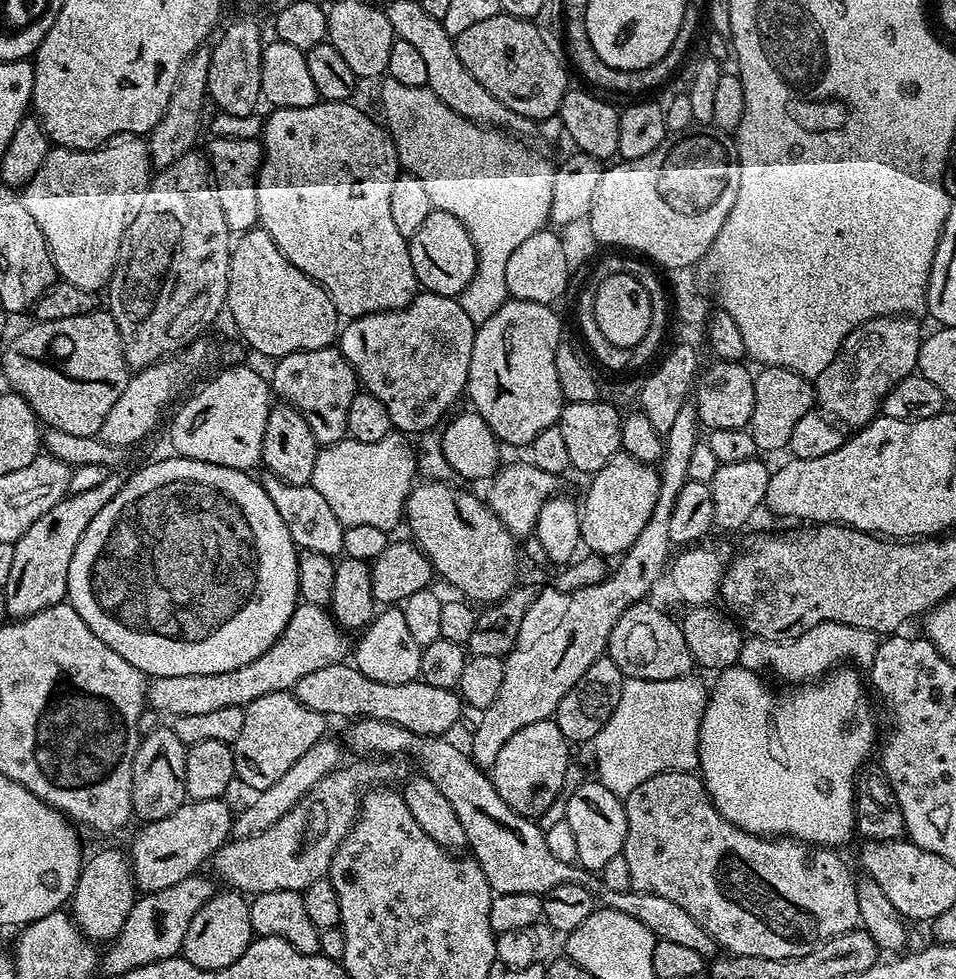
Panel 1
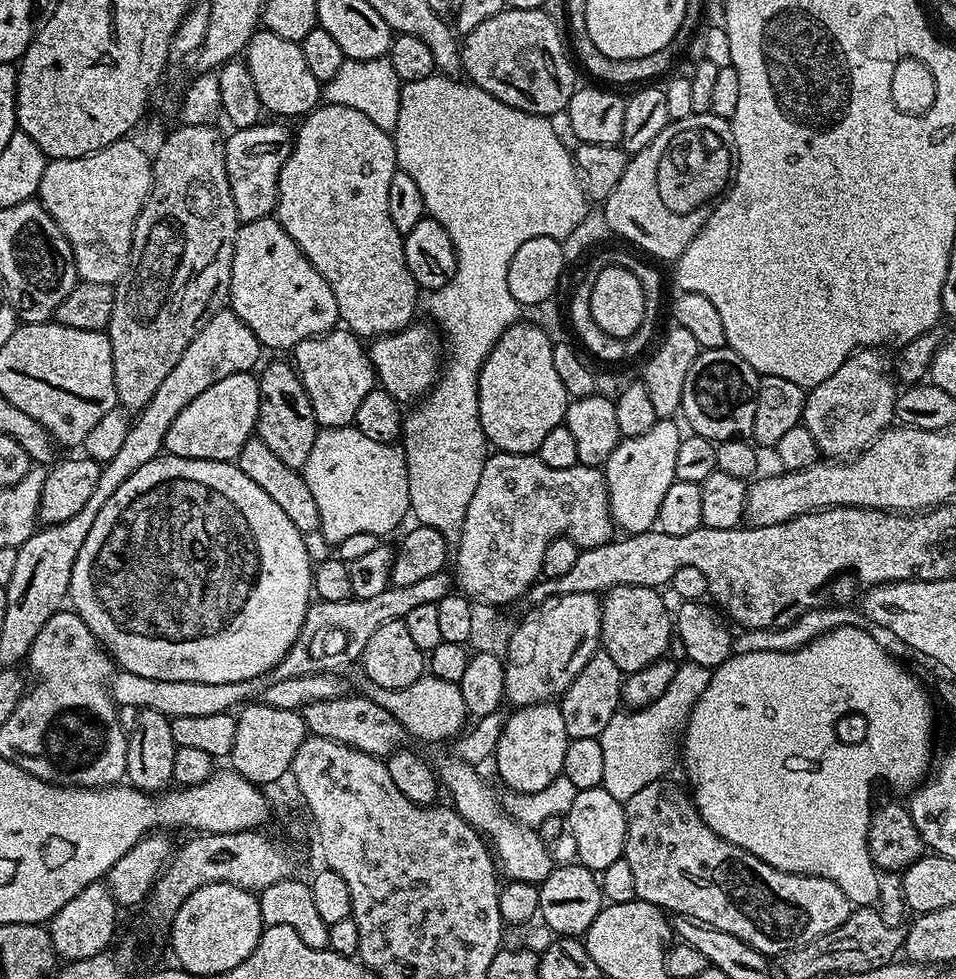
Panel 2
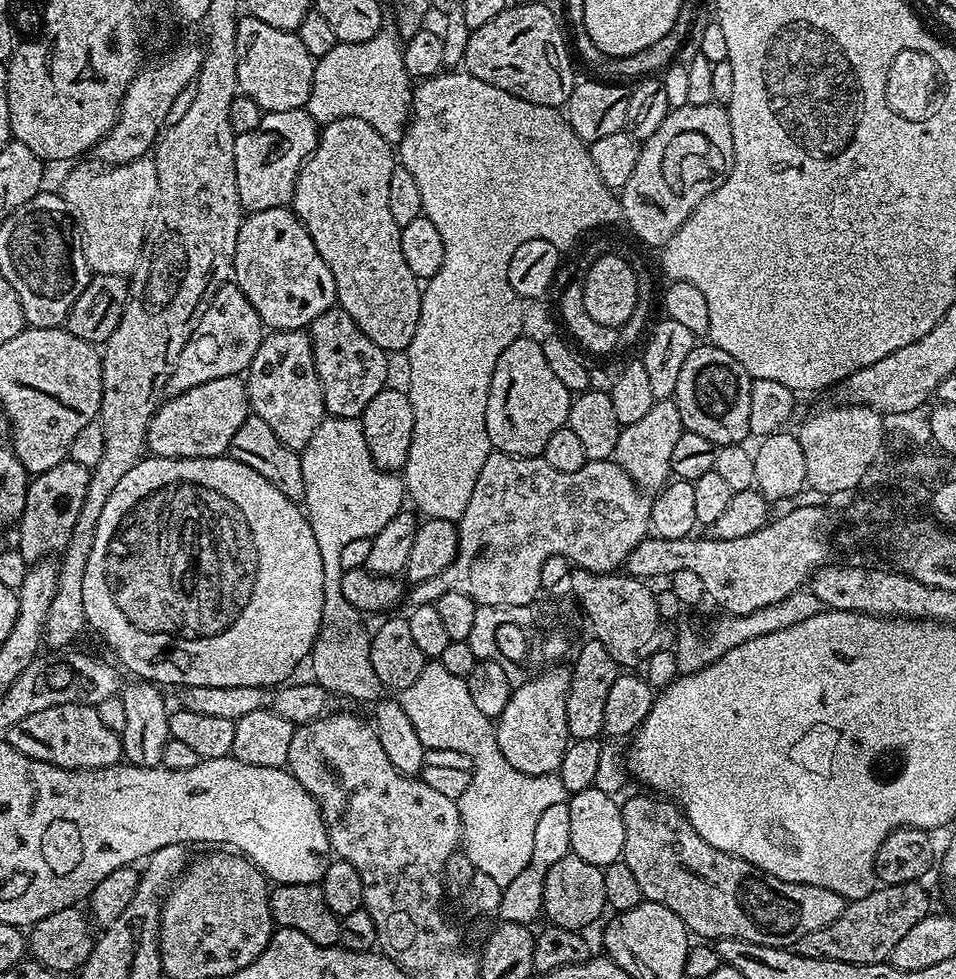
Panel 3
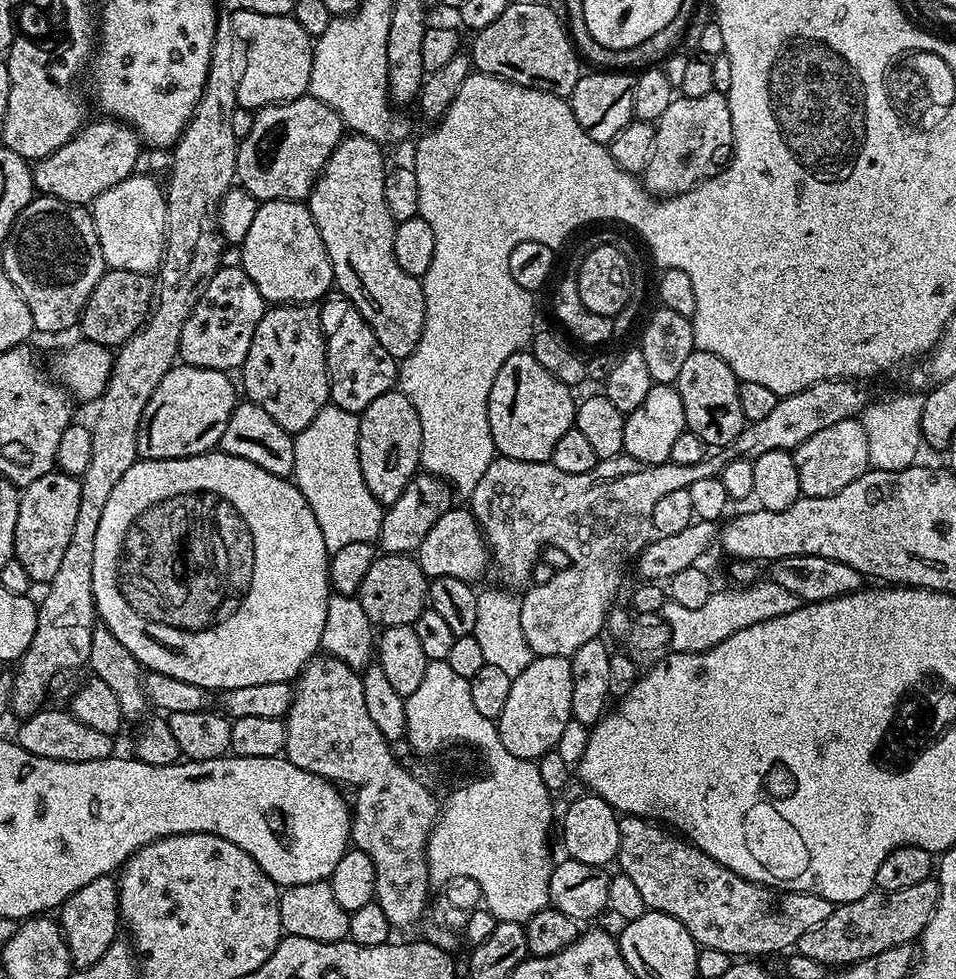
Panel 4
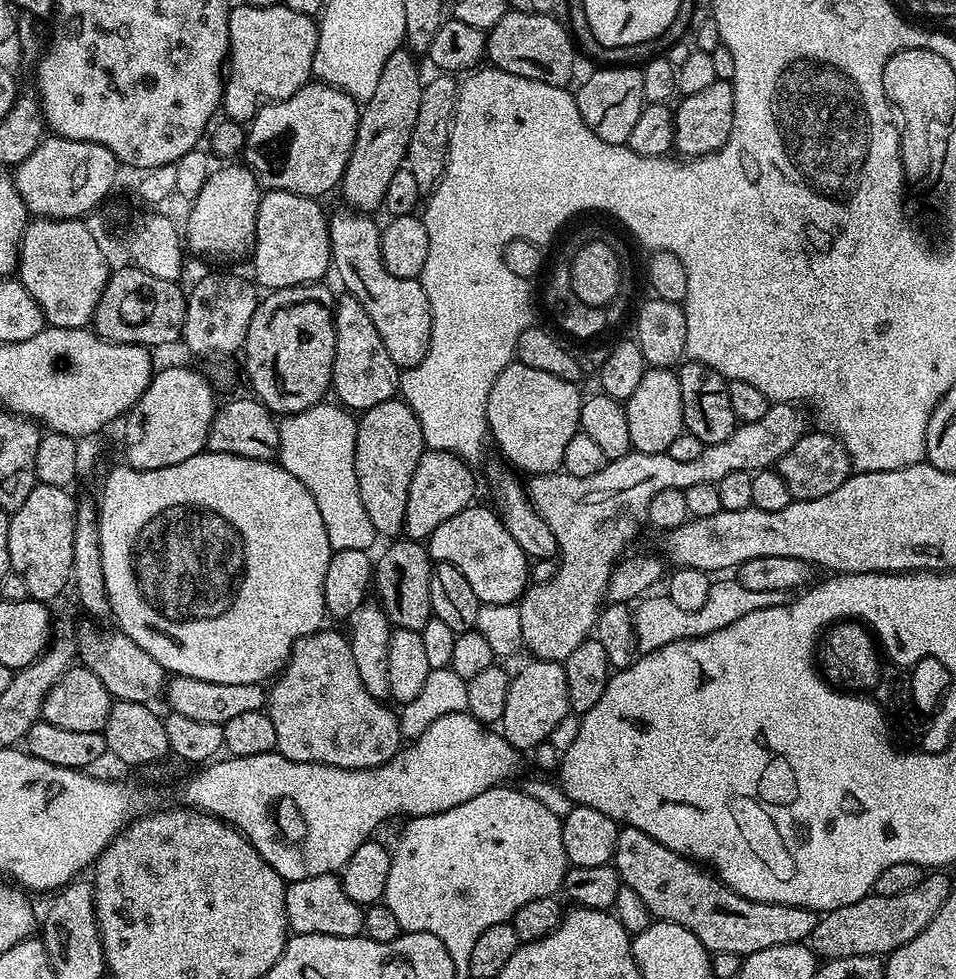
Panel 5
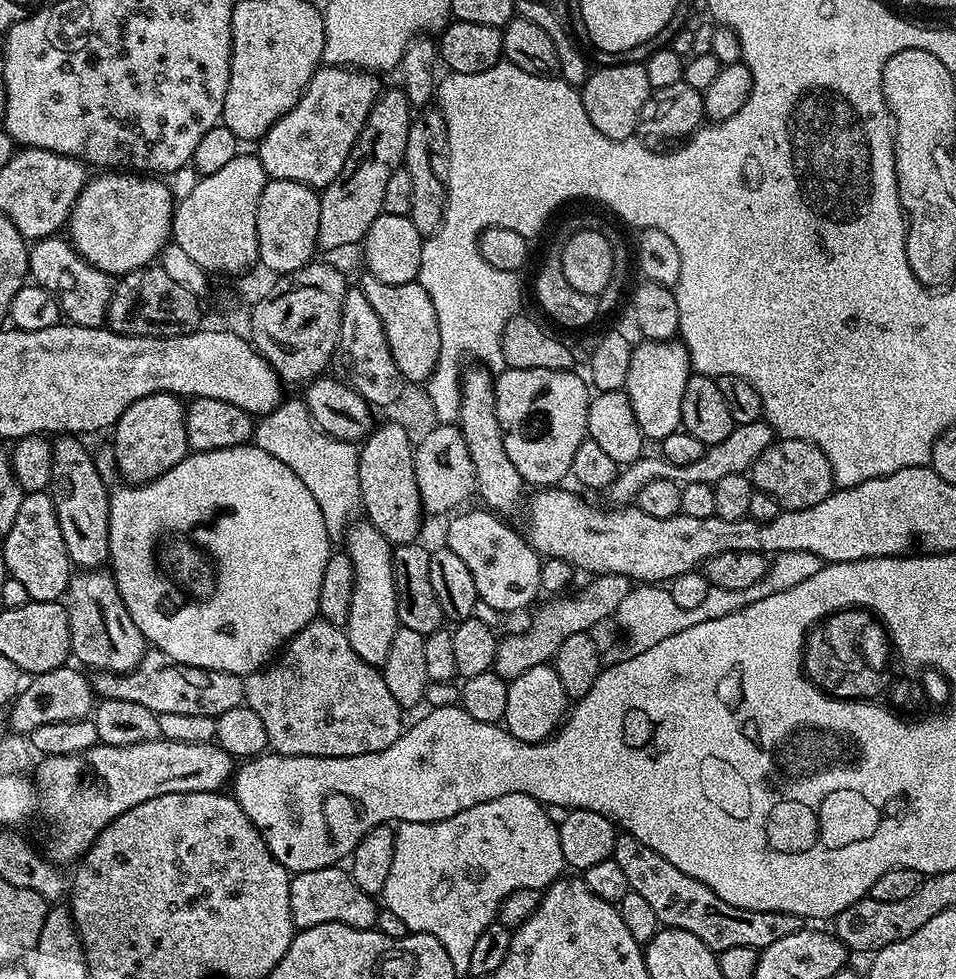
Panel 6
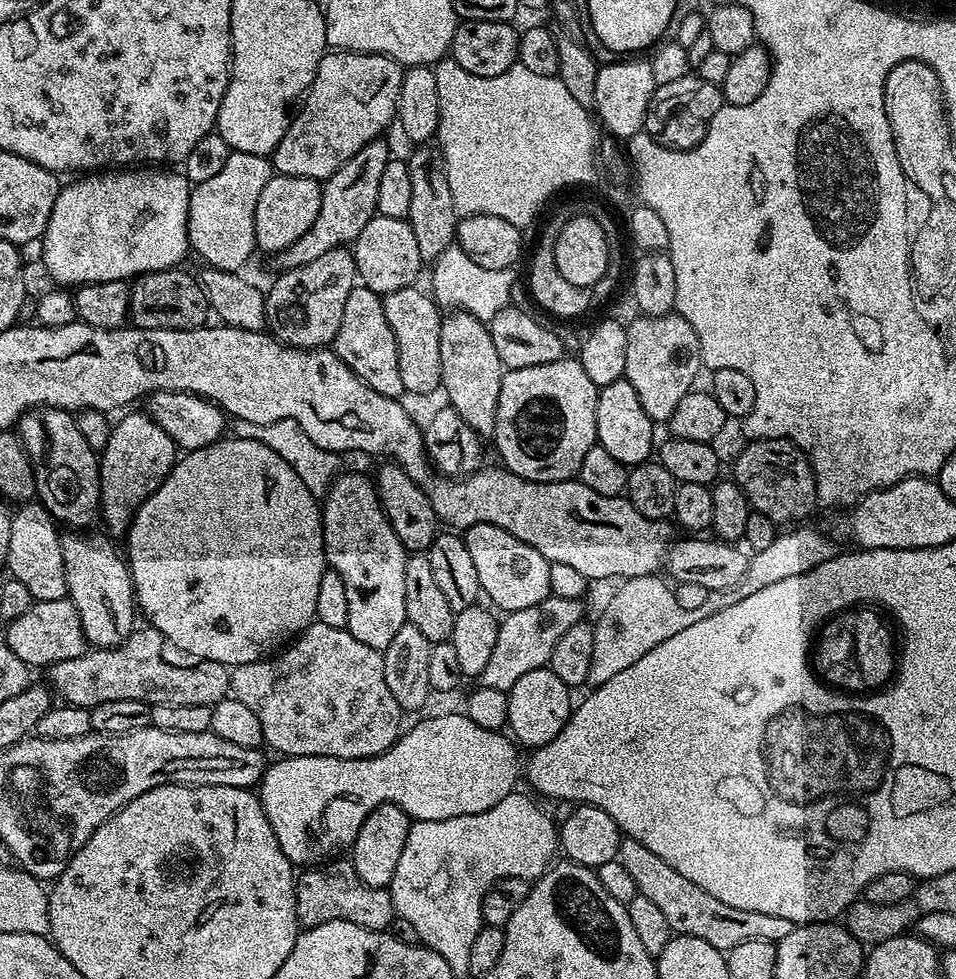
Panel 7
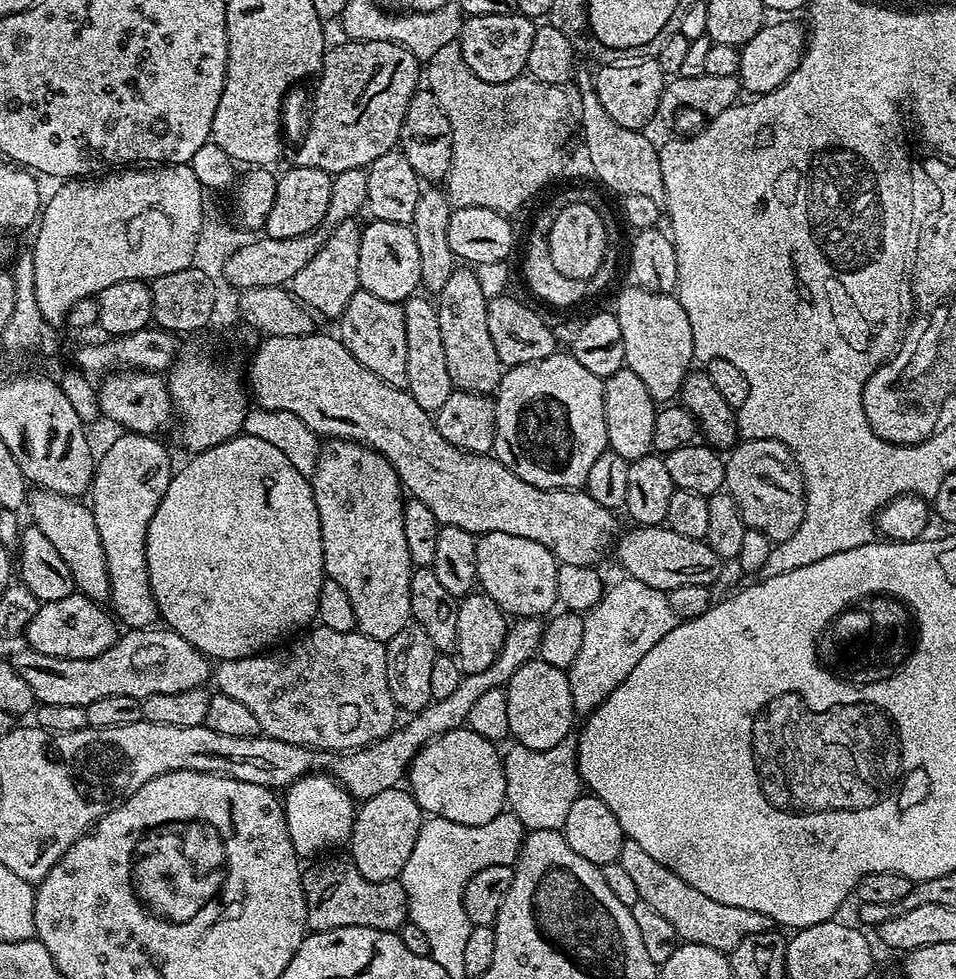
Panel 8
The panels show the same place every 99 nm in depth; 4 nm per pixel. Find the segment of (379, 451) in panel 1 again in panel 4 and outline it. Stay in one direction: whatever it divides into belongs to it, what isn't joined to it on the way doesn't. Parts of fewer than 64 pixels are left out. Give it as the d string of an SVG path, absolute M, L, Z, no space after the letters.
M325 406L300 432L295 433L294 466L291 479L297 490L310 502L310 510L314 510L314 518L318 518L318 530L322 530L322 538L326 542L329 553L342 550L342 546L350 546L350 542L373 543L380 535L384 508L366 490L366 482L362 478L362 466L358 462L358 430L360 417L357 413L347 412L335 406Z

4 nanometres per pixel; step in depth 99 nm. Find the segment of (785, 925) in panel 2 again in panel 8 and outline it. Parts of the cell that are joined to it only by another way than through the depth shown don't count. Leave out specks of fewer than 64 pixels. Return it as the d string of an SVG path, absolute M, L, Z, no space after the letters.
M625 839L618 863L634 882L640 900L646 902L646 906L651 906L656 913L662 914L662 918L666 918L666 922L674 926L683 943L710 946L710 950L730 954L734 946L738 946L738 942L746 938L746 934L773 931L773 922L766 918L766 914L758 914L758 910L746 910L740 904L726 906L723 902L714 902L714 898L702 894L702 890L694 890L690 882L678 878L674 870L662 866L658 858L650 858L650 854L646 854L646 850L638 846L638 842Z

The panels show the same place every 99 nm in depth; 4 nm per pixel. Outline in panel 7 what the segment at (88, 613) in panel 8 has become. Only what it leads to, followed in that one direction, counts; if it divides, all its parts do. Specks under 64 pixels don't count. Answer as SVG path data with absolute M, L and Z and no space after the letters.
M67 598L35 601L30 610L22 614L22 618L14 618L7 628L6 642L10 650L14 650L14 654L18 654L22 662L26 662L36 670L47 669L50 664L66 662L70 658L78 658L90 648L88 639L84 637L78 610Z

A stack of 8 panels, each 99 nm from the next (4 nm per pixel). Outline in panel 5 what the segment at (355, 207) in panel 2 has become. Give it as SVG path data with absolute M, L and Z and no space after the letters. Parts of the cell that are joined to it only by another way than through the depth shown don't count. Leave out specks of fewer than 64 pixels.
M343 210L328 221L328 237L332 240L332 264L334 272L340 275L340 280L345 284L347 291L355 300L362 302L366 314L374 322L378 334L382 334L382 342L390 354L390 358L396 367L403 370L412 368L420 362L428 352L428 343L432 337L432 308L428 305L428 296L424 292L419 279L407 280L398 278L386 270L382 262L382 250L380 249L381 225L372 221L373 217L361 214L356 210Z

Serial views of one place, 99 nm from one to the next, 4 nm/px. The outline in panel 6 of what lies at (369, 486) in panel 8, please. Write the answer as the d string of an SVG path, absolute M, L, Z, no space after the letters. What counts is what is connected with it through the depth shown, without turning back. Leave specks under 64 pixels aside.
M367 522L353 523L346 533L347 540L346 551L350 562L354 562L354 598L350 601L350 618L346 625L350 646L354 646L354 654L358 654L362 662L383 666L386 654L390 654L390 642L394 642L394 634L400 627L392 573L394 545Z

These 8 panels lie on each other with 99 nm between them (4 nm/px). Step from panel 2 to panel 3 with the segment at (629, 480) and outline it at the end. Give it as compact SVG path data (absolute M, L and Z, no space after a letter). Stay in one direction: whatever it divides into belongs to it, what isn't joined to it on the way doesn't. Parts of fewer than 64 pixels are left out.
M675 399L657 400L639 422L621 427L614 459L622 466L622 470L626 470L626 474L630 474L630 478L640 489L659 490L672 476L670 454L683 432L684 423L678 414Z

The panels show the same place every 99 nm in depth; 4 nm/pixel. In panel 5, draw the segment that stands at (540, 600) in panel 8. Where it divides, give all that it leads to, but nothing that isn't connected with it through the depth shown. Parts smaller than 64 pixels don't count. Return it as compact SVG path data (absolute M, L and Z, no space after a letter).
M466 507L454 514L454 518L446 518L446 522L442 522L442 526L438 526L438 530L434 530L434 534L427 539L428 554L437 564L449 564L462 570L462 575L466 577L466 582L470 582L481 604L516 604L530 584L530 559L514 542L513 535L491 507L476 507Z

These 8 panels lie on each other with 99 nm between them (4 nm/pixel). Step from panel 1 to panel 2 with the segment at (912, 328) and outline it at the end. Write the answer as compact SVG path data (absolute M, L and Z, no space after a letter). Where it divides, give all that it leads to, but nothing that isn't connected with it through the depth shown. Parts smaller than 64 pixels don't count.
M862 348L853 352L846 362L842 362L842 366L838 366L838 370L834 370L834 374L818 382L805 395L802 423L806 430L810 430L810 438L814 438L821 457L851 458L875 442L885 428L893 427L898 388L892 385L893 373L888 373L888 364L880 352L883 351L876 348Z

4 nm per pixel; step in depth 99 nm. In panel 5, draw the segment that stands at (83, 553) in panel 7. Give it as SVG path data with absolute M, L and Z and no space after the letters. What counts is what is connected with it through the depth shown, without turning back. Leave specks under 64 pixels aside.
M87 622L79 629L75 629L76 651L78 660L83 667L93 671L102 680L103 686L116 700L126 702L138 702L139 704L151 705L165 695L166 673L138 642L134 642L125 632L111 630L112 632L99 632L97 625Z

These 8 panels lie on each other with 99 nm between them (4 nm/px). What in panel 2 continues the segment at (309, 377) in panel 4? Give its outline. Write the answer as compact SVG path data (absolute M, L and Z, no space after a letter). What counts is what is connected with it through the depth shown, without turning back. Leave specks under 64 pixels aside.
M285 362L270 365L264 373L259 373L258 379L260 409L256 419L255 435L262 442L266 442L266 446L270 446L270 450L274 450L274 454L278 454L282 462L286 462L286 466L303 469L306 458L310 458L318 425L300 376L291 363Z

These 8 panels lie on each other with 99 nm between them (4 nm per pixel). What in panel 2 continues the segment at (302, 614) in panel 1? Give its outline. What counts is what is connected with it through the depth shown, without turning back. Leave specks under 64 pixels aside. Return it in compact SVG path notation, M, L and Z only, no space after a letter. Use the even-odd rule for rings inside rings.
M439 572L430 578L422 578L422 582L414 582L414 586L390 586L382 590L382 594L374 594L374 598L365 600L349 598L342 602L326 602L317 599L309 604L294 646L290 646L288 653L276 663L270 673L271 679L298 678L311 672L340 670L343 664L355 665L364 652L370 634L374 634L378 626L403 620L406 614L410 614L410 610L415 610L418 606L437 604L444 596L449 595L446 577L444 572ZM117 671L110 681L112 700L119 707L158 710L169 718L199 718L206 714L222 714L239 709L245 702L259 697L266 683L264 676L242 682L162 682L158 678L142 678L142 674Z

